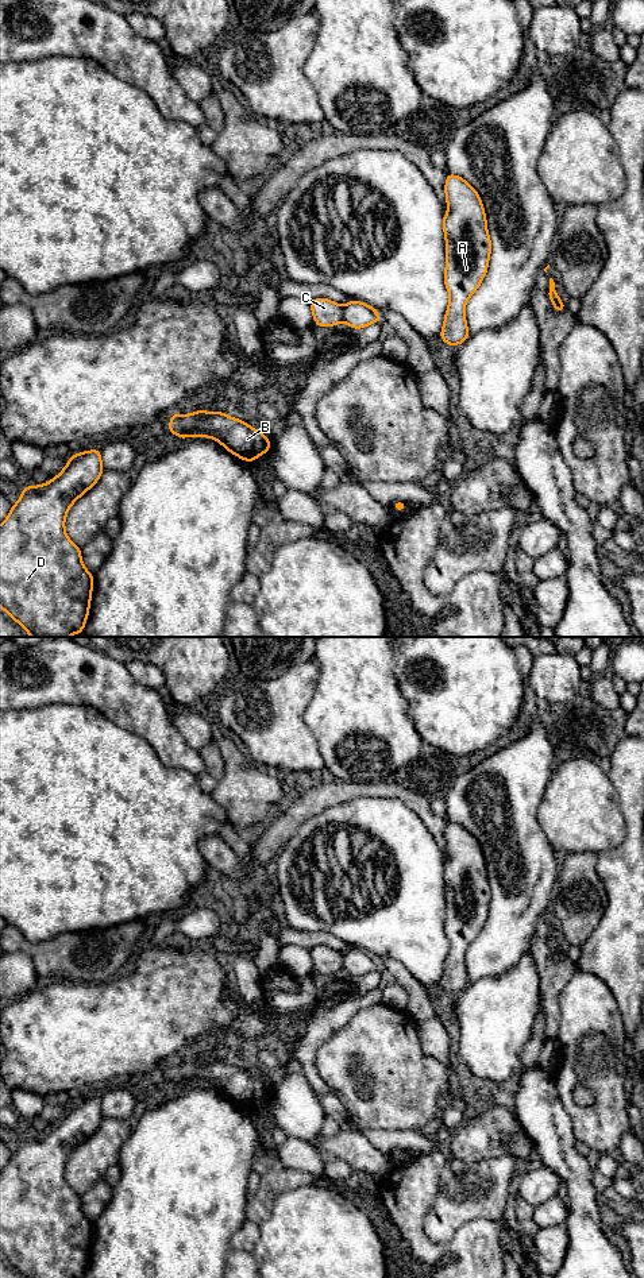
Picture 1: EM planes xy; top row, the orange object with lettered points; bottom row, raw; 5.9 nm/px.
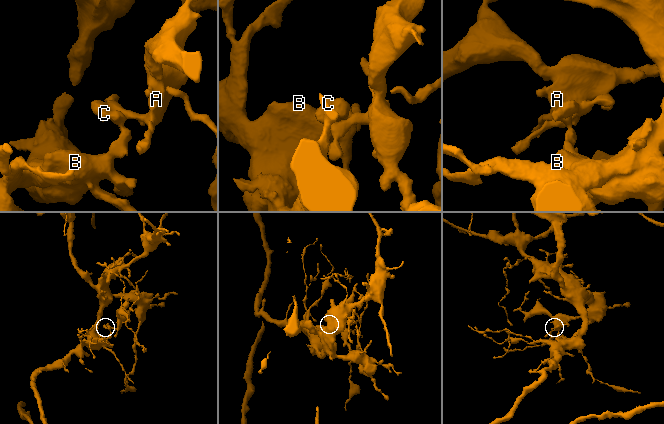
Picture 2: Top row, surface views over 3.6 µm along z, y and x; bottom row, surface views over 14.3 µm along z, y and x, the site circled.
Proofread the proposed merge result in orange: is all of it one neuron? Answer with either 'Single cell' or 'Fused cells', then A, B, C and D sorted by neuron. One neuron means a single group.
Fused cells. Groups: A C / B D

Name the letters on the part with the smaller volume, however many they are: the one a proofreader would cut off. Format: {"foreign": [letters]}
{"foreign": ["A", "C"]}

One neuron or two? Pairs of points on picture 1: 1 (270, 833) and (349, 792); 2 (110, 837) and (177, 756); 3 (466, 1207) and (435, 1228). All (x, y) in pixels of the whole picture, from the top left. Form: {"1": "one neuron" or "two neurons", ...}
{"1": "one neuron", "2": "two neurons", "3": "one neuron"}

